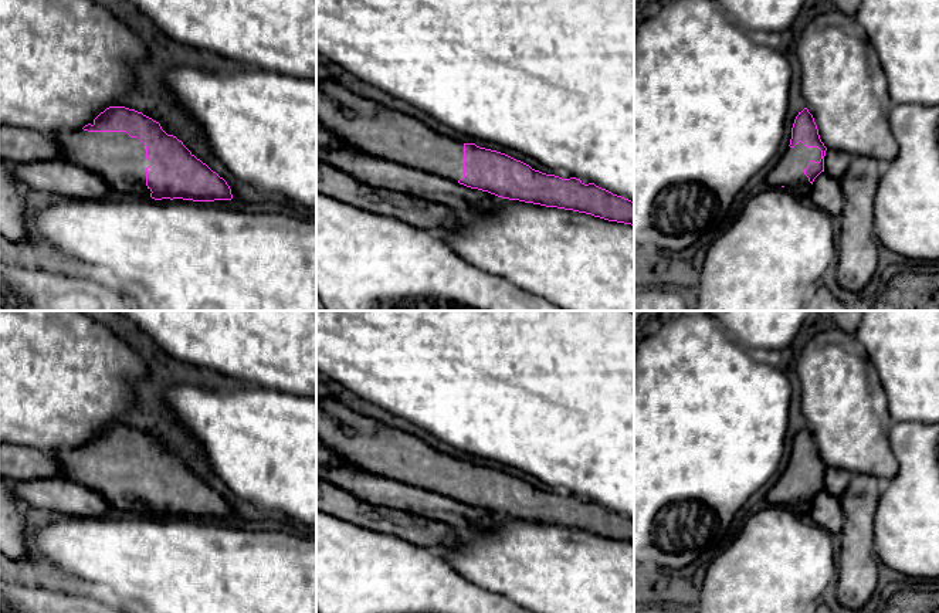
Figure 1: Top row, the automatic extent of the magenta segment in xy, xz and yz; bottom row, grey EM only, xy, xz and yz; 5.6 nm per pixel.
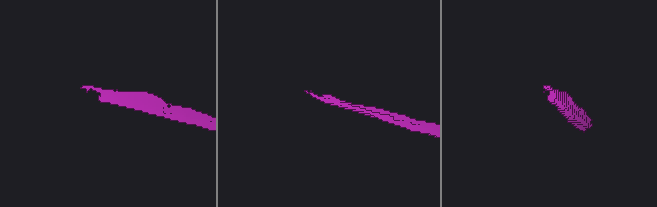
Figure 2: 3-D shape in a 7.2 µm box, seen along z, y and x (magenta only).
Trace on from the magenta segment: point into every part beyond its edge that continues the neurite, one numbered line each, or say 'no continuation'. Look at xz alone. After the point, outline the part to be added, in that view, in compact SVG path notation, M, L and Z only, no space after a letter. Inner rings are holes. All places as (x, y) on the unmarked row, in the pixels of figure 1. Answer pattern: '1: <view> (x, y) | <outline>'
1: xz (375, 447) | M316 396L316 440L362 471L443 494L464 495L464 460L434 450L421 438L365 417L332 397Z

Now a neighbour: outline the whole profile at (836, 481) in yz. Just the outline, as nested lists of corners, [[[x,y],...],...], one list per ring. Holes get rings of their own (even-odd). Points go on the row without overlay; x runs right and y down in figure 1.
[[[827,467],[824,474],[824,490],[840,499],[844,491],[847,490],[851,477],[852,474],[845,470]]]

